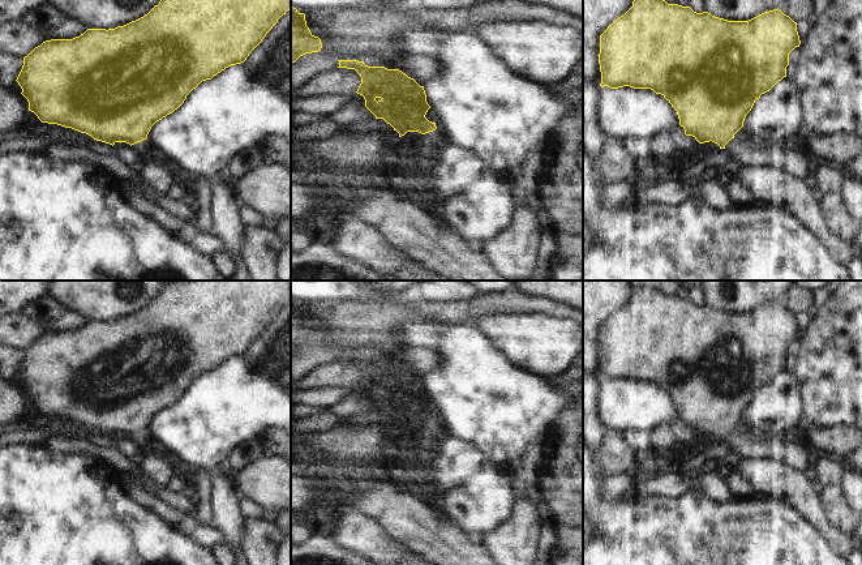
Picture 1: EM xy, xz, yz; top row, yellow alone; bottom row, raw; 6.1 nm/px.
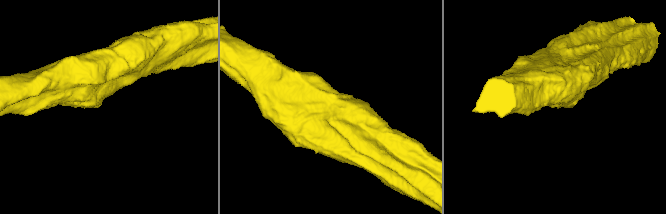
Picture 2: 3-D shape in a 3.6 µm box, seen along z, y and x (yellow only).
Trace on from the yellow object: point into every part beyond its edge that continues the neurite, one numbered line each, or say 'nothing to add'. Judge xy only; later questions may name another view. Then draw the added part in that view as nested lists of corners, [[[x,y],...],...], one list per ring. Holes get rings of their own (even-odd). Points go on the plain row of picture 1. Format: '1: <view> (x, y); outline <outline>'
1: xy (140, 440); outline [[[146,431],[141,435],[132,437],[132,440],[142,449],[149,437],[150,437],[150,433],[149,431]]]

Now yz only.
1: yz (751, 445); outline [[[732,431],[725,442],[743,459],[775,459],[801,472],[810,472],[807,459],[811,449],[790,442],[785,437],[772,438],[754,431]]]

